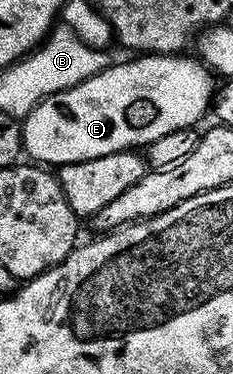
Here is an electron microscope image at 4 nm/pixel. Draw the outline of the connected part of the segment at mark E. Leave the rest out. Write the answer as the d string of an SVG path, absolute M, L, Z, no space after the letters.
M145 54L129 58L132 58L129 62L120 62L117 66L105 65L103 70L97 70L96 74L90 76L85 82L79 82L68 90L42 99L22 119L23 153L27 157L29 154L32 157L29 159L33 163L59 168L71 162L110 156L114 152L146 148L154 140L170 132L195 127L197 125L195 122L207 110L209 113L214 102L214 86L212 90L214 78L207 66L196 60L187 62L184 56Z

